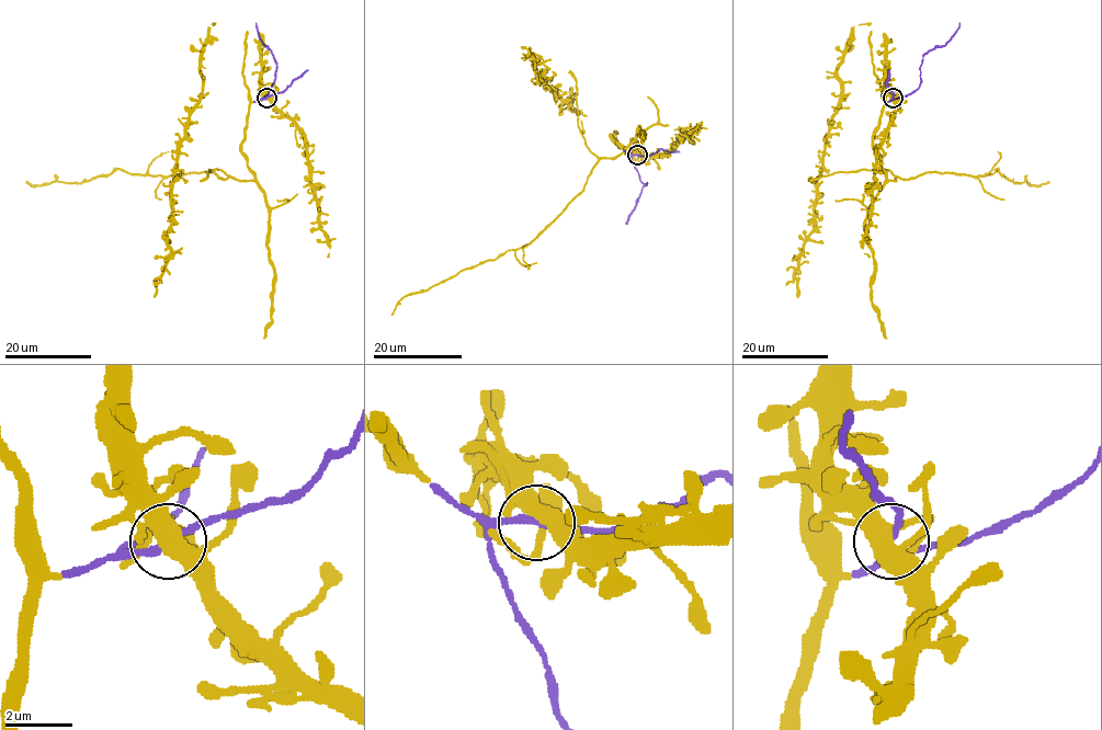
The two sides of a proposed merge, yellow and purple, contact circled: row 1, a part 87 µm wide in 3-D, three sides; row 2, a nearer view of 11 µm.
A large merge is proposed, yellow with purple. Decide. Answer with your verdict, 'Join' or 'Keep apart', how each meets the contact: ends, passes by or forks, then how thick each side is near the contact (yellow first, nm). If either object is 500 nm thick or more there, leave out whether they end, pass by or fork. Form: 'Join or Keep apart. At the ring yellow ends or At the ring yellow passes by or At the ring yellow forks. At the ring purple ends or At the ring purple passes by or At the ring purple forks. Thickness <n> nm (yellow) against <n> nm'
Join. At the ring yellow forks. At the ring purple passes by. Thickness 440 nm (yellow) against 180 nm

